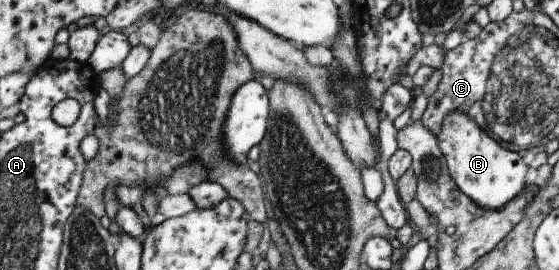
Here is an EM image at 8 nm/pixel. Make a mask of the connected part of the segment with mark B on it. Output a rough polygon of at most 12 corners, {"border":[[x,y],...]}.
{"border":[[465,112],[445,114],[436,137],[461,193],[499,209],[528,166]]}

